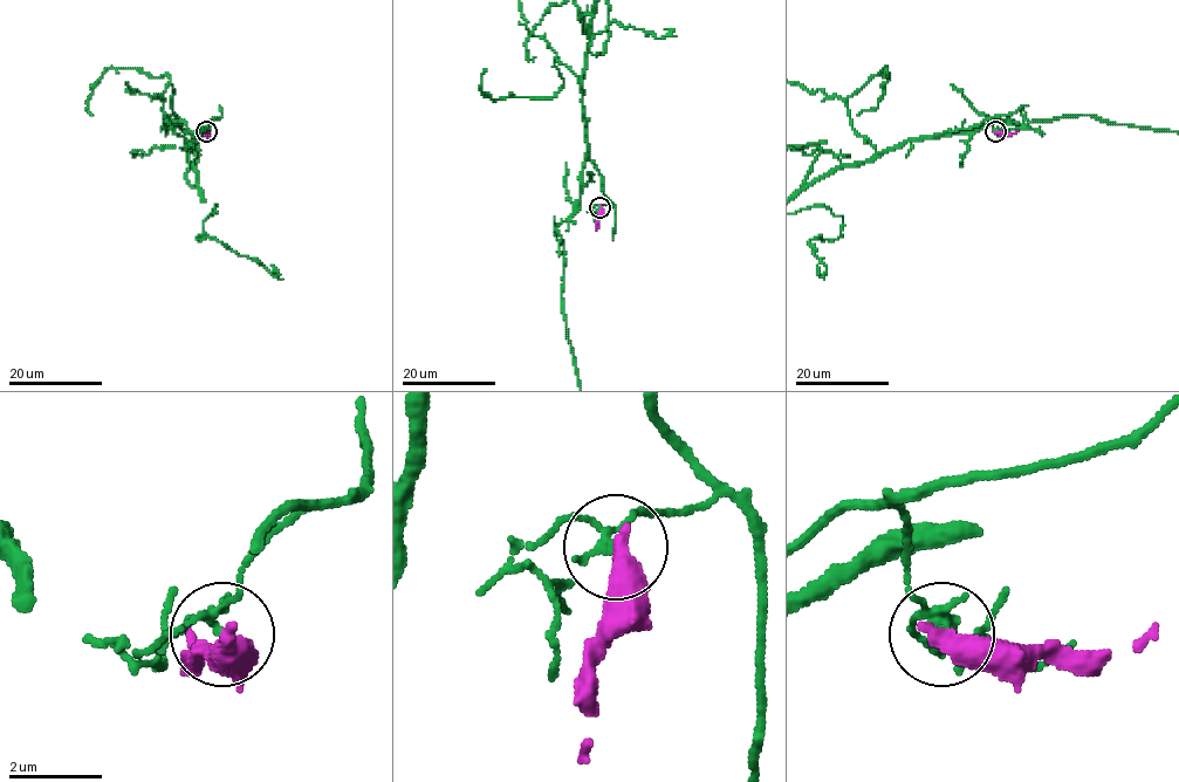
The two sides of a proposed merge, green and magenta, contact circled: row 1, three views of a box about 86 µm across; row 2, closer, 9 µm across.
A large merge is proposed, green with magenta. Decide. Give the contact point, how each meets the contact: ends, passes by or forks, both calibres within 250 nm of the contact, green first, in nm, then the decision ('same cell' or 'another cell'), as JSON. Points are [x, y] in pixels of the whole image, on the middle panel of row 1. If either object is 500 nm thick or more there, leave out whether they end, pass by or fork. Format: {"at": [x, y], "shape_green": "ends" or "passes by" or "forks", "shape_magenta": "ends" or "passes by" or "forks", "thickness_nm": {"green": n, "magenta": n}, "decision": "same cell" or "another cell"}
{"at": [600, 207], "shape_green": "passes by", "shape_magenta": "ends", "thickness_nm": {"green": 150, "magenta": 480}, "decision": "another cell"}

